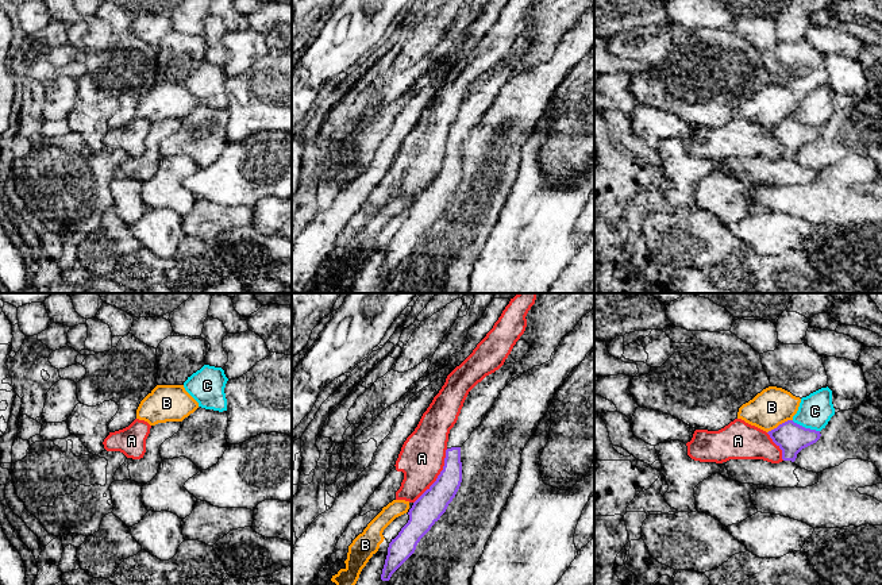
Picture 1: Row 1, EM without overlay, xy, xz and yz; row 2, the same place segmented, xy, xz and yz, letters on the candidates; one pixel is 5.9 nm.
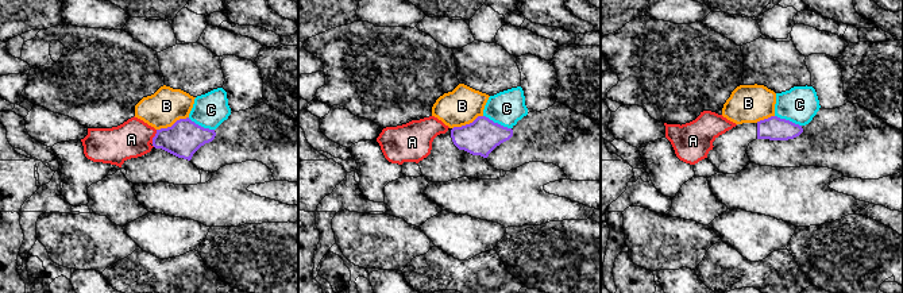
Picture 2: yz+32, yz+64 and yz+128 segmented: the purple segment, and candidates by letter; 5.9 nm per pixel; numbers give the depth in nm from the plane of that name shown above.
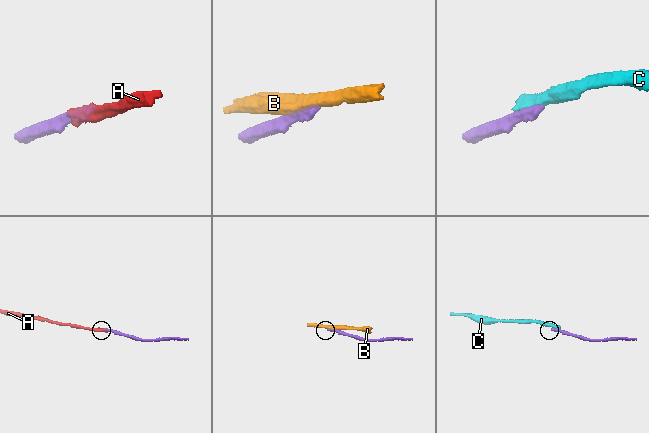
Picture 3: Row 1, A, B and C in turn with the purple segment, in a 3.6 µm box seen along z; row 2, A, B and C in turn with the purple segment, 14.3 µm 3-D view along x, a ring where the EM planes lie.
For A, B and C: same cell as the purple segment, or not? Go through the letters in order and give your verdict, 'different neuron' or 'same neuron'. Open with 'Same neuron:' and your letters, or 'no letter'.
Same neuron: no letter
A: different neuron
B: different neuron
C: different neuron

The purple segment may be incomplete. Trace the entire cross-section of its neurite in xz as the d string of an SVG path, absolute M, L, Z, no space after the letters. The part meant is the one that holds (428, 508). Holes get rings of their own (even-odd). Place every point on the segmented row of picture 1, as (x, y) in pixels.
M515 363L502 365L486 376L467 395L457 423L450 430L444 466L436 481L413 503L409 520L392 539L381 580L392 574L415 553L420 539L446 512L462 482L461 447L493 407L515 373Z

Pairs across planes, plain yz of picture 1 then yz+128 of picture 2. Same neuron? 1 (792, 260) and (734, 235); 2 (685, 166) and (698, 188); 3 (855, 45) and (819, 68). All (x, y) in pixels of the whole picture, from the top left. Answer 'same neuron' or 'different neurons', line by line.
1: different neurons
2: different neurons
3: different neurons

